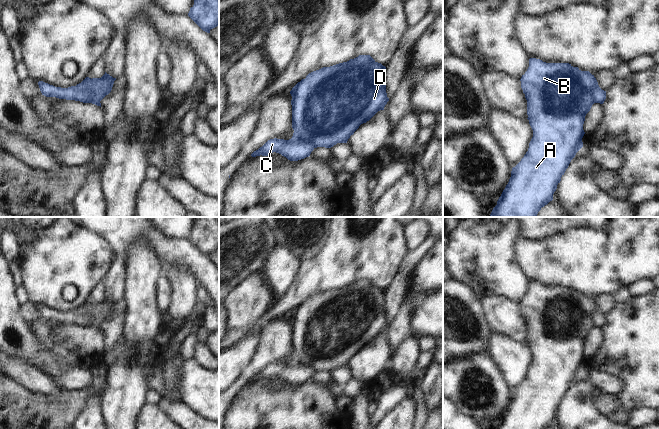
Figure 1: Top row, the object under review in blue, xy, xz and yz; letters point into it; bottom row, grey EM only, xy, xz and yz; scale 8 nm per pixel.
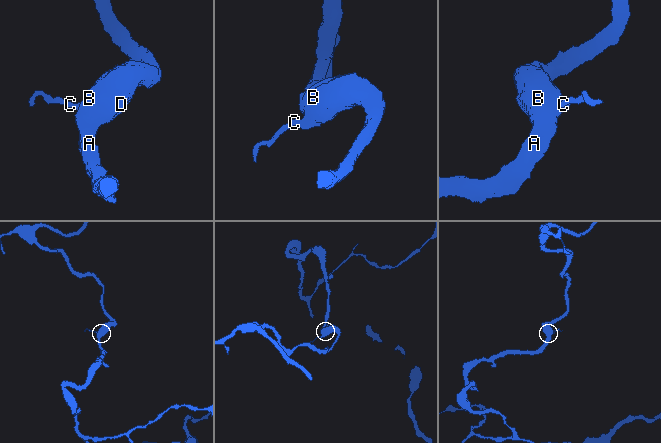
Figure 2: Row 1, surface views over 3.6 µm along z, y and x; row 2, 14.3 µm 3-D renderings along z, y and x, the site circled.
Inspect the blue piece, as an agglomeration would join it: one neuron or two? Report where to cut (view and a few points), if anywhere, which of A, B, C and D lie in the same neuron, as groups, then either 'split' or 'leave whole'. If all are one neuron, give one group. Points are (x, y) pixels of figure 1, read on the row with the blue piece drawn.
cut xy (81, 82), (89, 93), (89, 97), (83, 101); groups A B D / C; split

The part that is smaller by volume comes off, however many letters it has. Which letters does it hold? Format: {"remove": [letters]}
{"remove": ["C"]}

